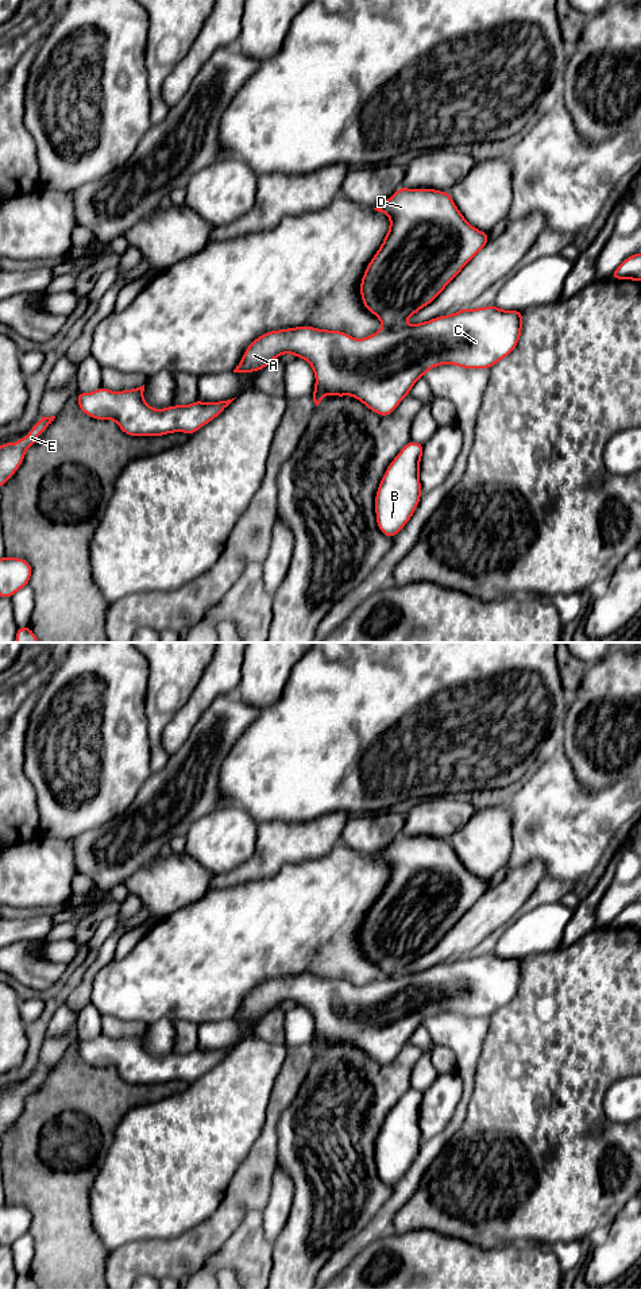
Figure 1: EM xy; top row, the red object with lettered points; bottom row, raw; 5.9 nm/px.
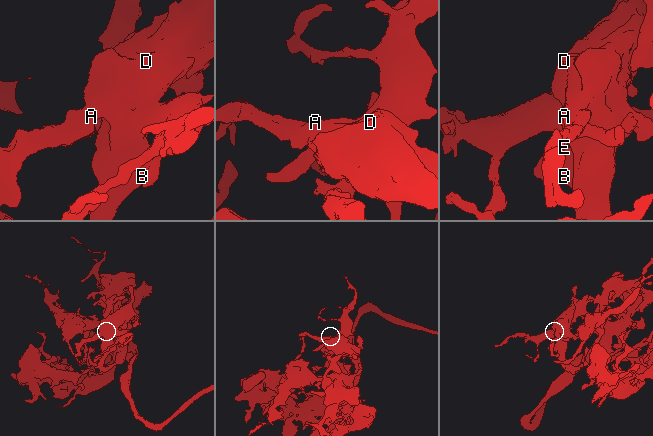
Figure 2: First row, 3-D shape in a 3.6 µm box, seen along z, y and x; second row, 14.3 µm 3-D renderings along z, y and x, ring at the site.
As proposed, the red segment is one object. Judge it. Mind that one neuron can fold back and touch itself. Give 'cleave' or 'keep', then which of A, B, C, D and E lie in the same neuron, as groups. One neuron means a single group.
keep | A B C D E

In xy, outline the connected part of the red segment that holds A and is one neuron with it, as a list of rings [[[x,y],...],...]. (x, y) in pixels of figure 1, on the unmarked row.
[[[401,834],[390,846],[374,856],[390,865],[390,875],[374,906],[366,915],[360,930],[360,943],[364,956],[375,962],[382,976],[368,985],[351,985],[347,980],[318,977],[314,975],[294,975],[270,979],[256,985],[244,999],[233,1020],[255,1020],[282,1002],[293,1002],[309,1010],[314,1024],[312,1046],[316,1054],[327,1042],[352,1043],[378,1064],[390,1064],[399,1050],[410,1041],[413,1033],[430,1016],[440,1012],[455,1012],[463,1016],[491,1016],[517,995],[522,979],[522,957],[503,958],[495,953],[468,957],[439,964],[420,972],[405,973],[403,969],[421,958],[447,935],[463,915],[489,891],[489,880],[482,880],[466,869],[449,844],[428,835],[408,837]]]

